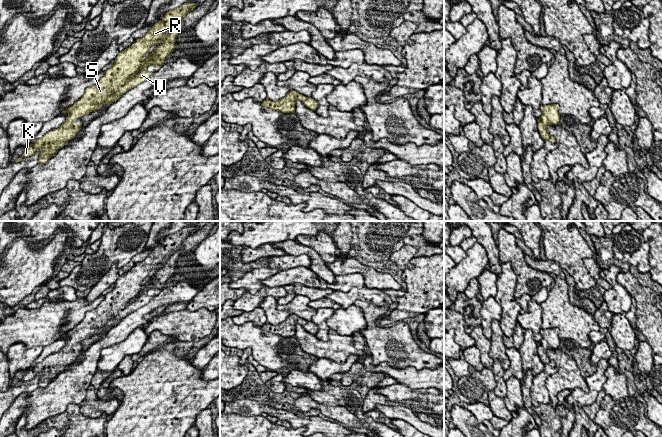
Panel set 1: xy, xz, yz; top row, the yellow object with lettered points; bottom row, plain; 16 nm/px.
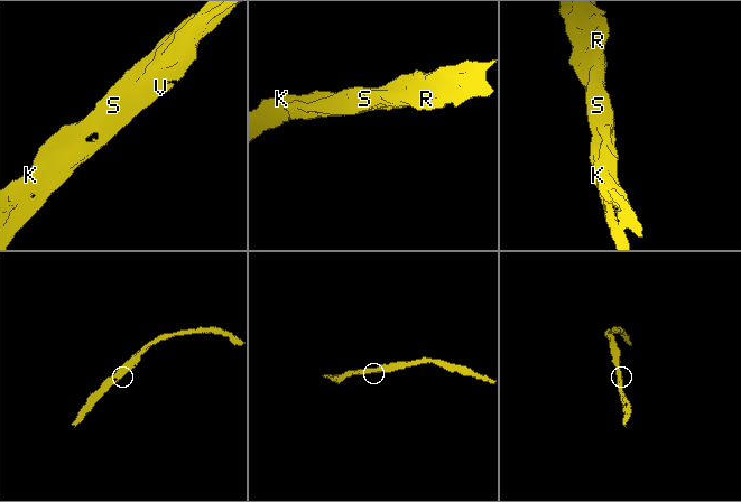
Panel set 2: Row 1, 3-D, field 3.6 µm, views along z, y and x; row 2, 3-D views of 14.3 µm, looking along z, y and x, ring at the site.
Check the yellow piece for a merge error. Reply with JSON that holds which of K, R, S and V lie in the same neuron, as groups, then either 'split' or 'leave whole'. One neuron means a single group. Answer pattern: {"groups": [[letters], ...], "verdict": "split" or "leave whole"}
{"groups": [["K", "R", "S", "V"]], "verdict": "leave whole"}

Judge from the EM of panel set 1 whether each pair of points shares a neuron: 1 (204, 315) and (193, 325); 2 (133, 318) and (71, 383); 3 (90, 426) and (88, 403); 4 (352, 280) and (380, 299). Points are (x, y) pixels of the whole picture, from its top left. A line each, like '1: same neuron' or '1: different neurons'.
1: same neuron
2: same neuron
3: different neurons
4: different neurons

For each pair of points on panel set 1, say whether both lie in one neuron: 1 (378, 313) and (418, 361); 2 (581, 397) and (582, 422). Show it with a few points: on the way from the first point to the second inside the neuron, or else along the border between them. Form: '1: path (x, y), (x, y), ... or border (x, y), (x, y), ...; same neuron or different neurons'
1: path (375, 327), (393, 345), (404, 352); same neuron
2: border (576, 401), (572, 408); different neurons

